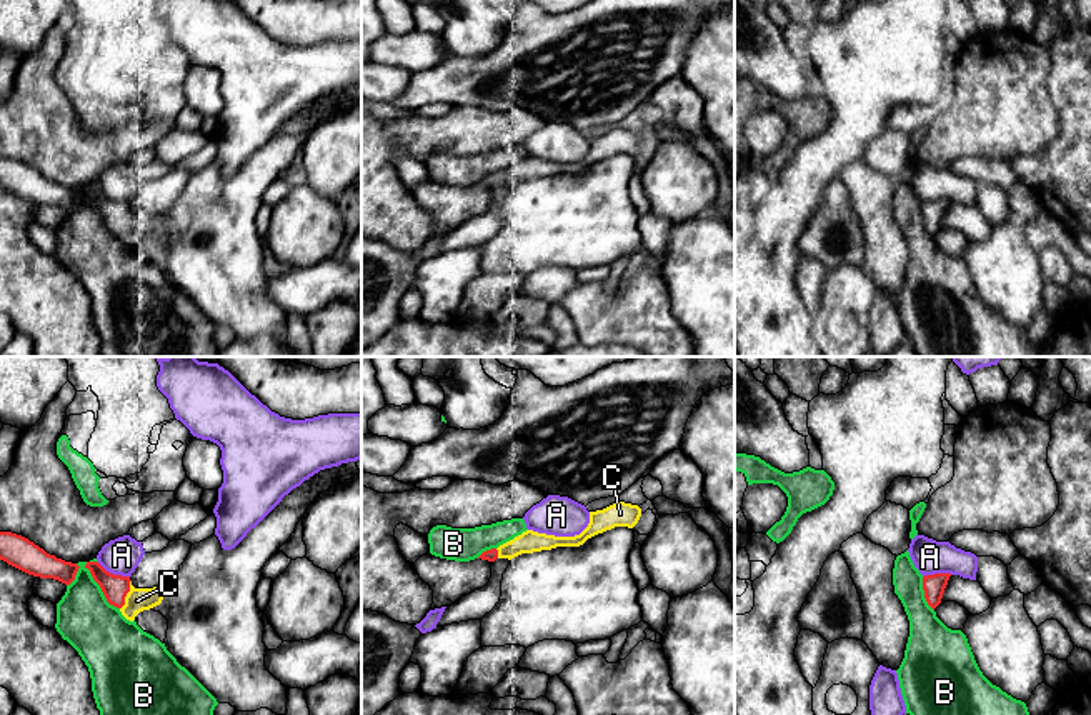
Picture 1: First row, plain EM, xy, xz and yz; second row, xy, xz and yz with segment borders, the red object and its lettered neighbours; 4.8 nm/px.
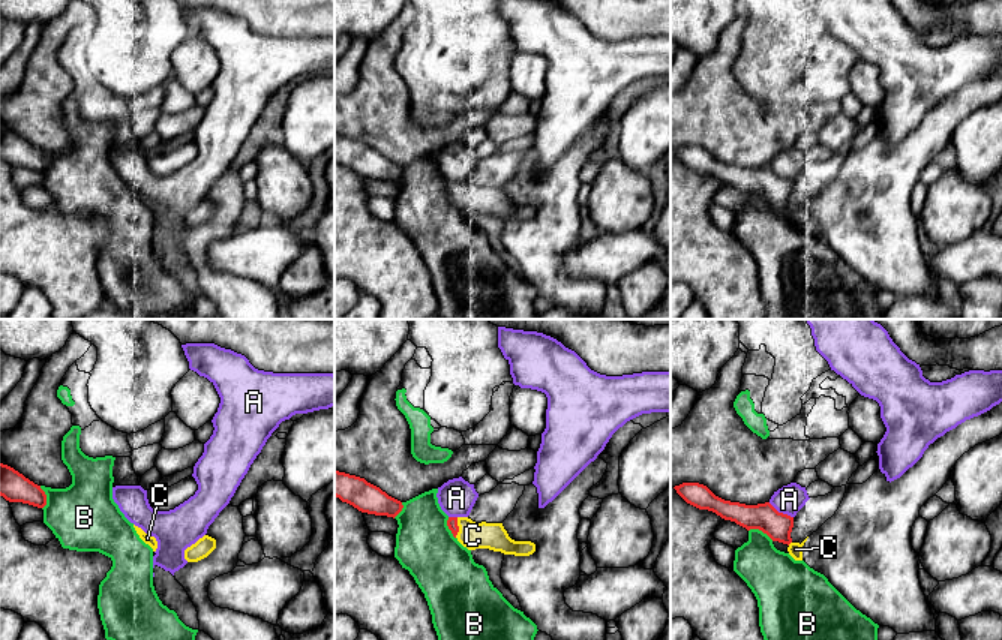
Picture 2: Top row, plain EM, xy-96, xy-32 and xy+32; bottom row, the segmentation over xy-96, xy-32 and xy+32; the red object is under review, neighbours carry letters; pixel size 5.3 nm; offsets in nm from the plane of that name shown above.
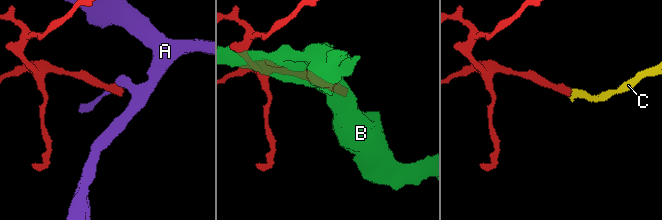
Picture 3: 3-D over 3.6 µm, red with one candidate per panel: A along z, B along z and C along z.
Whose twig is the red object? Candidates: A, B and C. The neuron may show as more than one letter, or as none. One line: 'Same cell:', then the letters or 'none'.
Same cell: C

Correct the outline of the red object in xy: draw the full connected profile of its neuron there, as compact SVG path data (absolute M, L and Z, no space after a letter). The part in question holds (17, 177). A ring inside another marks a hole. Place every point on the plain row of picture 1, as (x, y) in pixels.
M0 158L0 187L28 202L53 205L65 212L75 207L80 195L77 190L57 185L28 165L12 158Z

